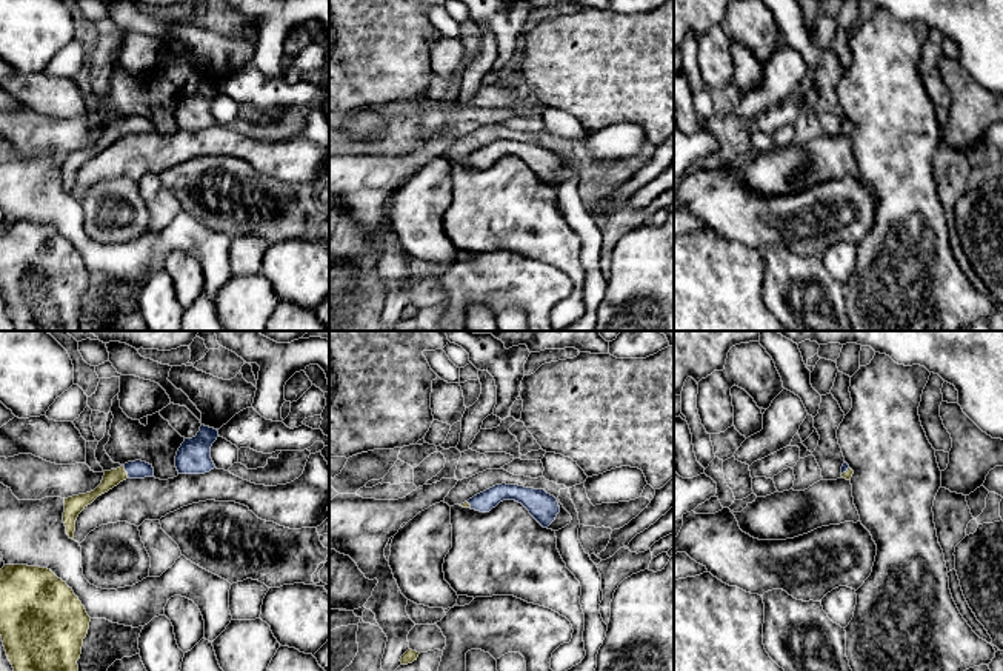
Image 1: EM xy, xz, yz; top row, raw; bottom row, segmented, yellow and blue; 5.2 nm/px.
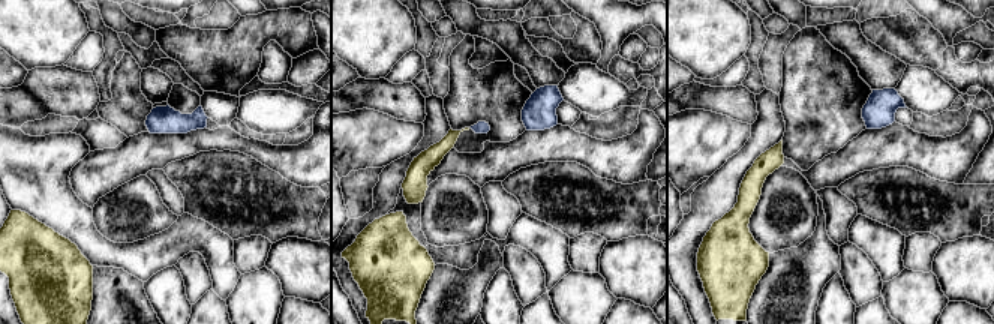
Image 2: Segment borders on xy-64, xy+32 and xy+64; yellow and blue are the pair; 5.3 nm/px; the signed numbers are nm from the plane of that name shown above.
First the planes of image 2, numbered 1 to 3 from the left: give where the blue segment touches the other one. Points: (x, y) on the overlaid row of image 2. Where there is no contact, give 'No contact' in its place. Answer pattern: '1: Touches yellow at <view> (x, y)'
1: No contact
2: No contact
3: No contact

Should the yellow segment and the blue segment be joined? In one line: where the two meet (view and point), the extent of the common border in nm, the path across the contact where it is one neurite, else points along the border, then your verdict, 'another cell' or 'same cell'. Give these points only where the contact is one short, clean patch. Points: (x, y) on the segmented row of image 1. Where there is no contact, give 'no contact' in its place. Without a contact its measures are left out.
meets yellow in xy at (125, 471); contact 70 nm long; runs through xy (113, 477), (125, 471), (136, 470); same cell

